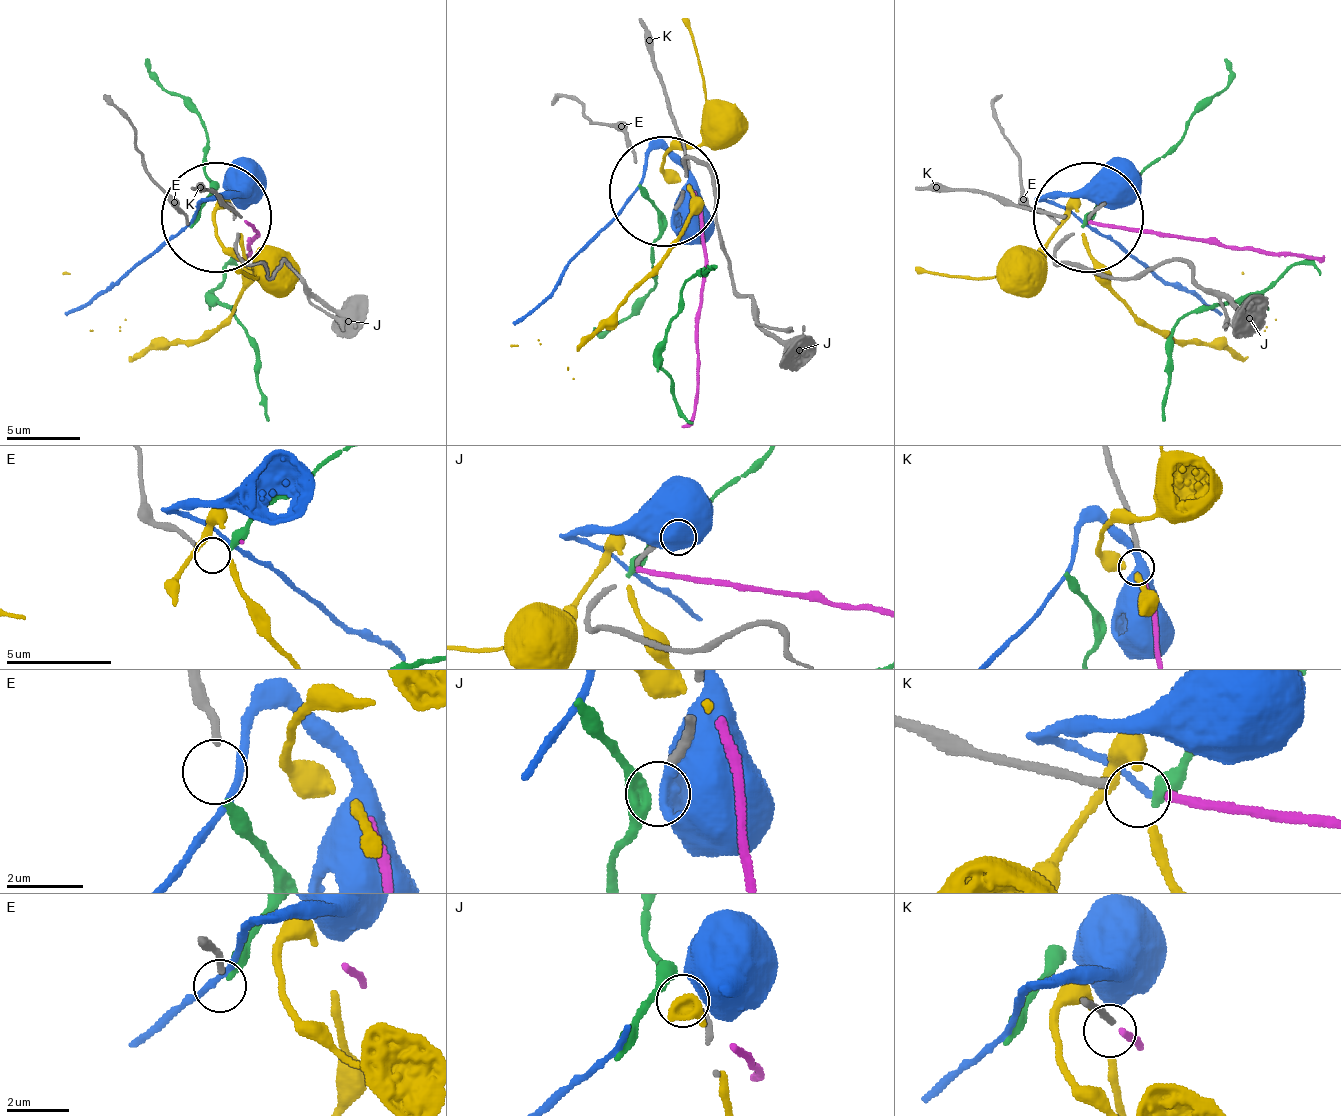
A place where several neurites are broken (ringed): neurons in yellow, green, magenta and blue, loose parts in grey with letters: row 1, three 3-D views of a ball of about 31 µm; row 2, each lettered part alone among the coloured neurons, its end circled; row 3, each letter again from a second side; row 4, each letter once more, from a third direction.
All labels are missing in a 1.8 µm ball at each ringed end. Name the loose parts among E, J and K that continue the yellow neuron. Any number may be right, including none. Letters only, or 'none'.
none

